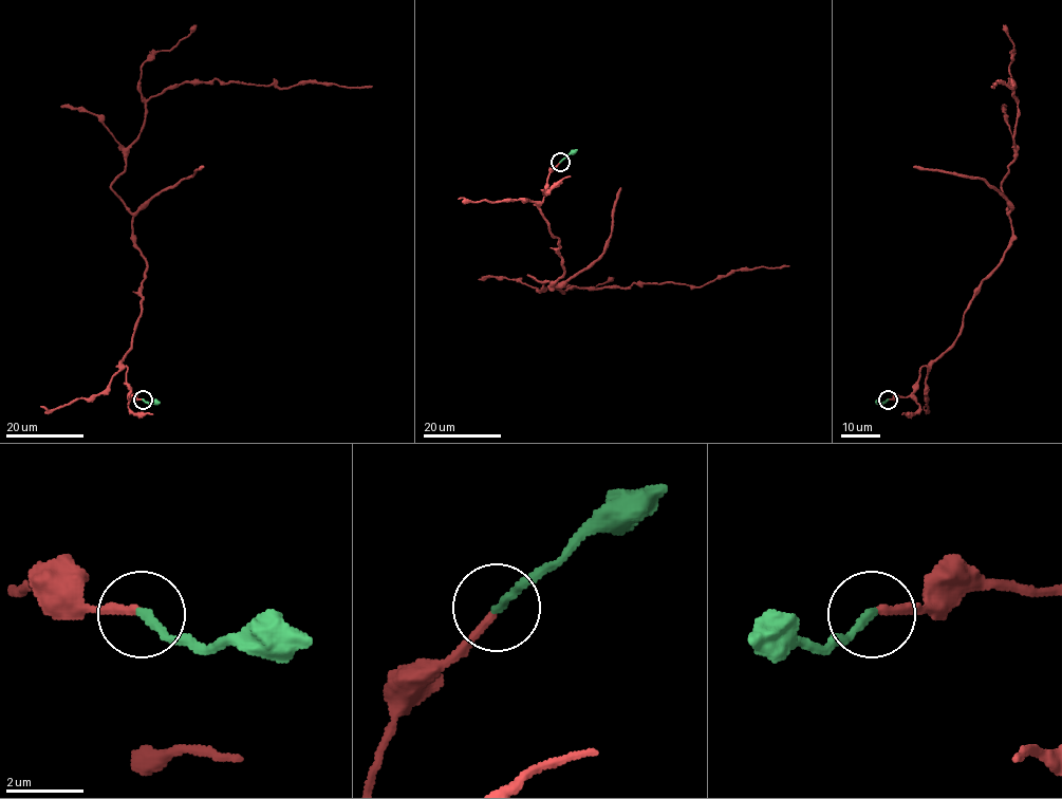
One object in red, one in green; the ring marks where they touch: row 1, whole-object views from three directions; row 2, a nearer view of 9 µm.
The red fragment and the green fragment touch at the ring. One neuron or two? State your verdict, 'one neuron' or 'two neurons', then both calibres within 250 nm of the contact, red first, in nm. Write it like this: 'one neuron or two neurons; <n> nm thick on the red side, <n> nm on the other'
one neuron; 180 nm thick on the red side, 220 nm on the other

